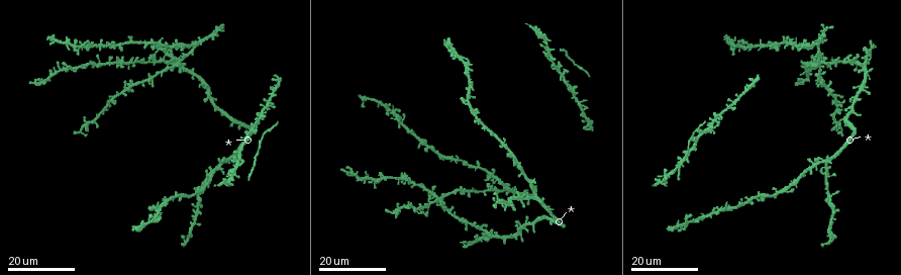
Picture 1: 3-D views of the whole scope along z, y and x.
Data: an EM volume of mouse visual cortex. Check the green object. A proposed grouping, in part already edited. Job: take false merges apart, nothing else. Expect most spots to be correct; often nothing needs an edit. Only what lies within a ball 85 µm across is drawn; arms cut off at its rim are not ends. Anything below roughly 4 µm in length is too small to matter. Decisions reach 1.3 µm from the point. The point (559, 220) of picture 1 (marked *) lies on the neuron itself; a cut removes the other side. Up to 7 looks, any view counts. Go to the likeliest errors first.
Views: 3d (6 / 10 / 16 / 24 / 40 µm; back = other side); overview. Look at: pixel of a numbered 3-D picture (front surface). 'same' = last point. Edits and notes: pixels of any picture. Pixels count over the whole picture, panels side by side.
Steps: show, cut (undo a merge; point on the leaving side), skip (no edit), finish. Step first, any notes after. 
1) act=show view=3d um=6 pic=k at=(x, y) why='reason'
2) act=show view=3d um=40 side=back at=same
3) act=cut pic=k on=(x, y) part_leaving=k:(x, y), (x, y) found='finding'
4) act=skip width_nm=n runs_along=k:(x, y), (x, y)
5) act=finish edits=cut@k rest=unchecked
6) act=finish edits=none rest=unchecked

act=show view=3d um=24 pic=1 at=(461, 56) why='four or more arms meet'

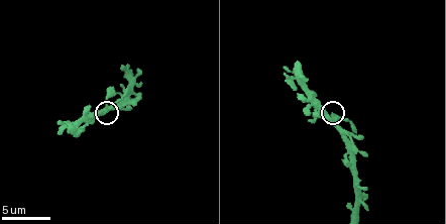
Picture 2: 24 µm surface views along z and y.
act=show view=3d um=10 pic=2 at=(335, 119)

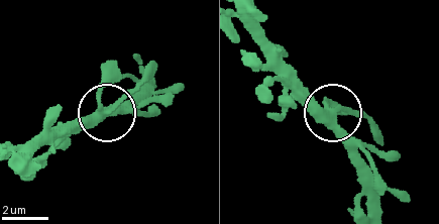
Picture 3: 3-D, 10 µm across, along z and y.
act=skip arms=5 runs_along=3:(374, 205), (357, 176), (340, 124), (288, 74) found='one neuron here'

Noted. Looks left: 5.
act=show view=3d um=24 pic=1 at=(829, 66) why='four or more arms meet'

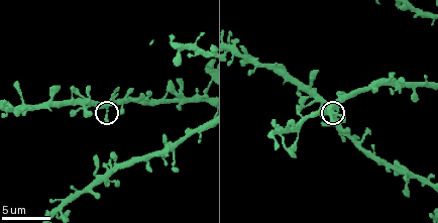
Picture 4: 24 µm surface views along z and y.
act=show view=3d um=6 pic=4 at=(107, 107)

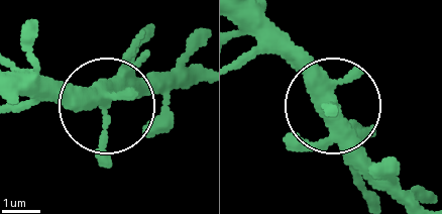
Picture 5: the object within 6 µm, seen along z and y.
act=skip width_nm=340 runs_along=5:(410, 195), (239, 14) found='one neuron here'

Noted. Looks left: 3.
act=show view=3d um=10 pic=2 at=(358, 153)

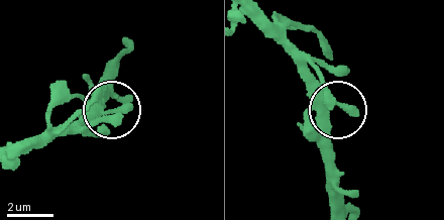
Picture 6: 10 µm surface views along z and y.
act=show view=3d um=10 side=back pic=6 at=(113, 109) why='from behind'

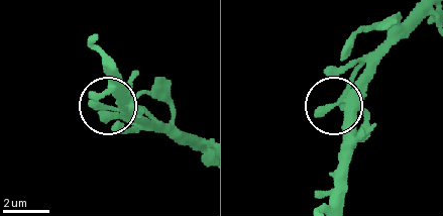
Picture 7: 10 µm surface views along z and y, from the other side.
act=skip found='all the same neuron'

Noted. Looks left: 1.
act=finish edits=none rest=unchecked

